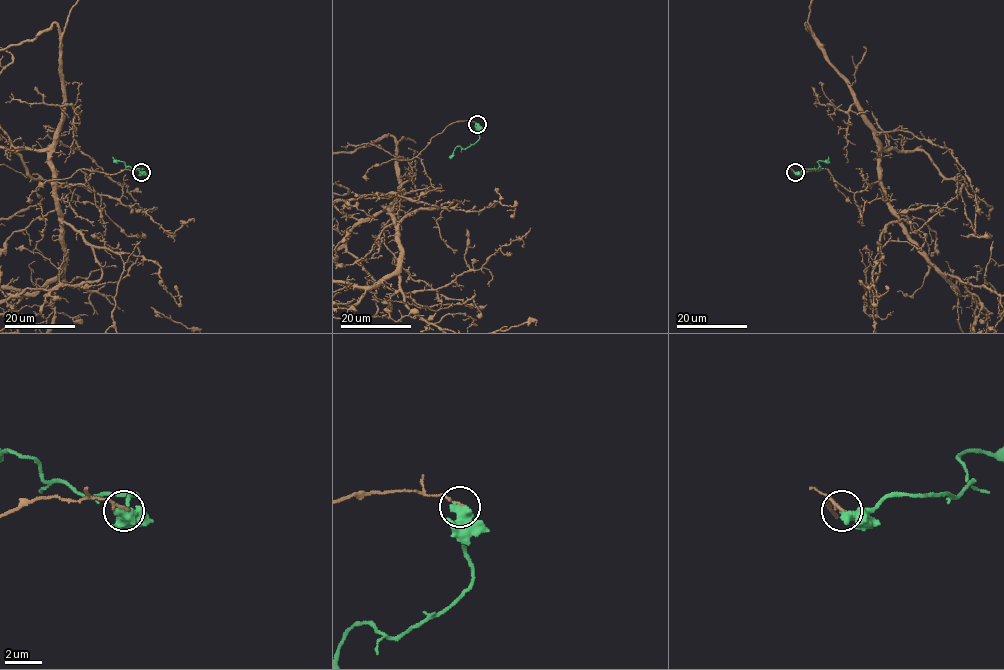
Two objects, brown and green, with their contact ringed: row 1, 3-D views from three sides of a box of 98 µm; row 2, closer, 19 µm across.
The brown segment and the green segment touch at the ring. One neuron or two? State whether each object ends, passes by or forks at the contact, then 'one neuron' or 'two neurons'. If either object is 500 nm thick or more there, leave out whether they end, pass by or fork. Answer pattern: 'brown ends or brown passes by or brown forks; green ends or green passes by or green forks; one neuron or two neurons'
two neurons

